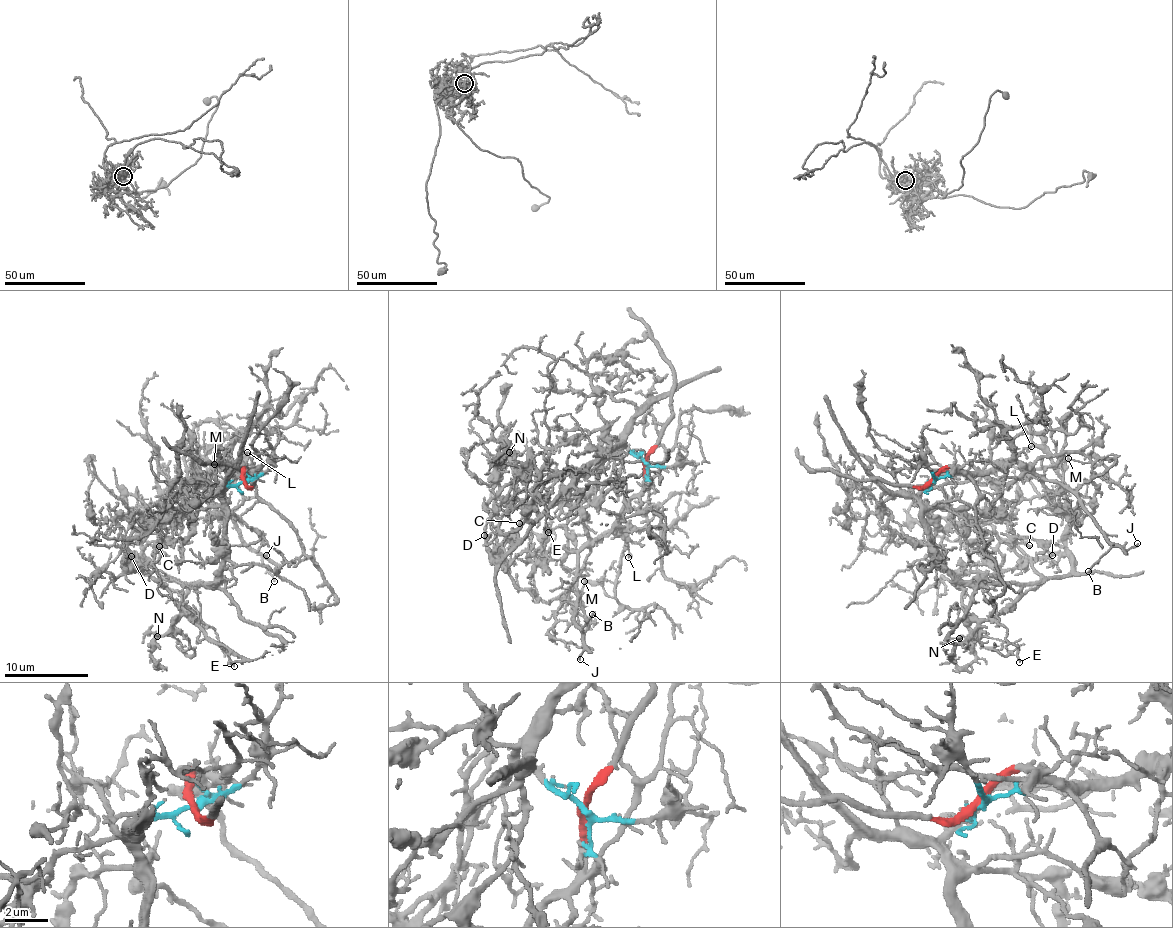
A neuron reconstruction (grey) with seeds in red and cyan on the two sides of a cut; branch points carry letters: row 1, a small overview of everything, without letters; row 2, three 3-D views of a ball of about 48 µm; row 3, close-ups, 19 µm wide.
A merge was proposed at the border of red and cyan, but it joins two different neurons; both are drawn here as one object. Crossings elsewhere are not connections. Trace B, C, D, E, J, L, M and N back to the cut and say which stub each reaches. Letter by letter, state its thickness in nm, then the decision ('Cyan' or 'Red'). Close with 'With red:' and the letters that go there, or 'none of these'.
B: Thickness 120 nm. Red
C: Thickness 130 nm. Cyan
D: Thickness 240 nm. Cyan
E: Thickness 130 nm. Cyan
J: Thickness 130 nm. Red
L: Thickness 150 nm. Cyan
M: Thickness 110 nm. Cyan
N: Thickness 140 nm. Cyan
With red: B, J

